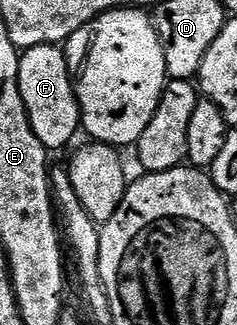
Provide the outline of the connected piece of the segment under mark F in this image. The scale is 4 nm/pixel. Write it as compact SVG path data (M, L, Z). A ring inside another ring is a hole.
M57 44L32 46L31 49L21 54L21 59L19 60L19 92L23 96L23 104L29 113L31 128L35 132L35 136L39 136L41 145L49 152L63 149L76 136L77 130L79 134L82 129L81 105L77 99L75 74L71 69L71 58L68 53L65 55L61 50L64 49Z

